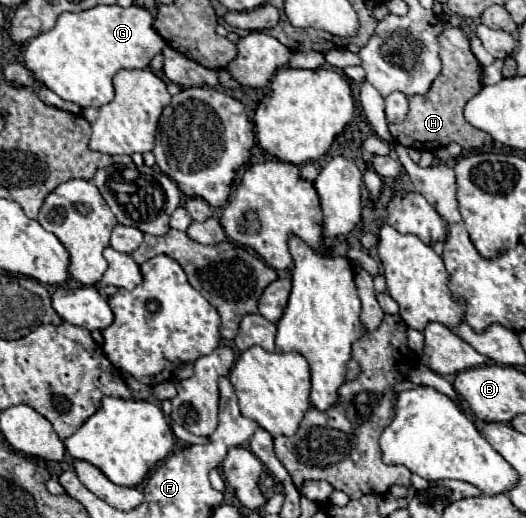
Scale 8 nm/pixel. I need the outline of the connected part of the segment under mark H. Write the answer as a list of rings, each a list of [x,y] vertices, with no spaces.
[[[445,26],[445,30],[437,38],[437,44],[439,44],[439,58],[443,64],[439,76],[433,80],[427,94],[417,94],[417,96],[409,98],[409,114],[405,116],[403,122],[389,124],[389,132],[393,134],[393,138],[399,144],[417,148],[417,150],[449,146],[451,142],[461,144],[465,150],[483,148],[483,146],[487,146],[487,140],[489,140],[487,134],[483,130],[477,130],[475,126],[471,126],[463,116],[463,108],[469,102],[469,98],[479,94],[479,90],[483,88],[481,64],[475,58],[475,54],[471,52],[469,40],[465,38],[465,34],[459,28]]]

